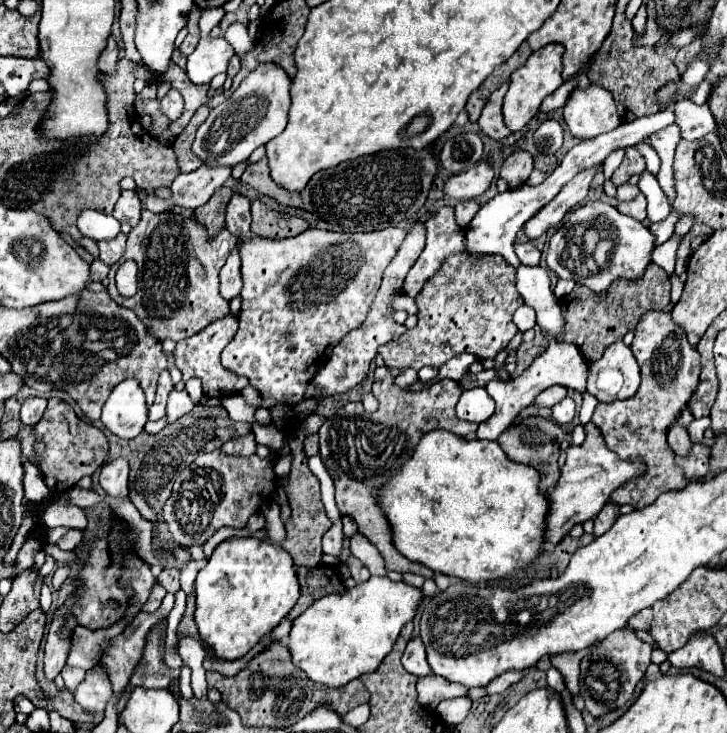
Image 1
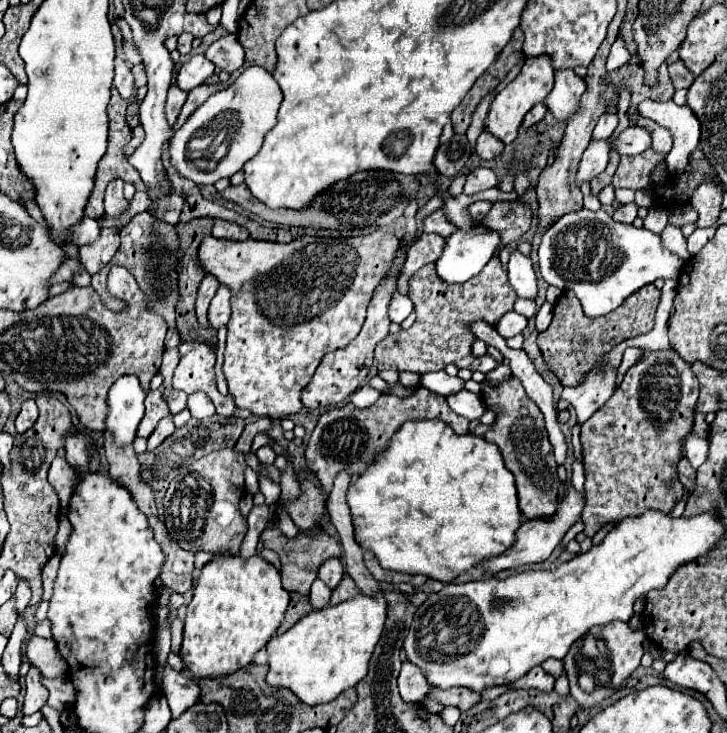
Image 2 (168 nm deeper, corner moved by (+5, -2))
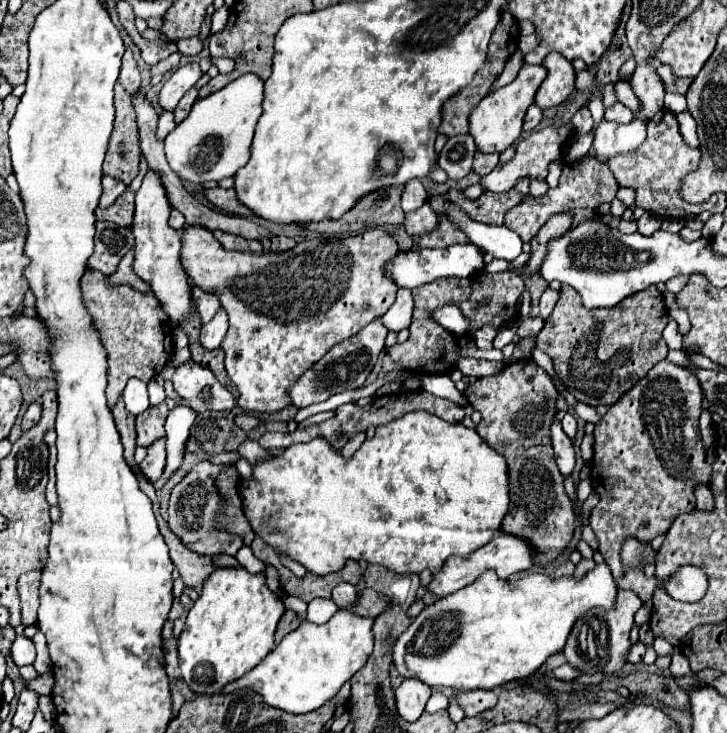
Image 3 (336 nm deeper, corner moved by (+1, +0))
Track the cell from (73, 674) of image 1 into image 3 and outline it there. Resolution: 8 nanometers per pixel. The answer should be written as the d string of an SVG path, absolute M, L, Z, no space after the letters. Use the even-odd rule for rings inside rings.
M17 635L17 639L13 641L13 647L11 647L11 657L13 657L13 661L19 667L33 665L33 661L37 657L35 643L29 637L25 637L25 635Z

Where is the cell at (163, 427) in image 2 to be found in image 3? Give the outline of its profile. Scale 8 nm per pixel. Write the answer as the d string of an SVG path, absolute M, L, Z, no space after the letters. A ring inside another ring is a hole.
M165 437L157 439L149 451L147 451L147 457L143 459L141 463L141 473L149 479L159 479L163 475L163 469L165 469Z

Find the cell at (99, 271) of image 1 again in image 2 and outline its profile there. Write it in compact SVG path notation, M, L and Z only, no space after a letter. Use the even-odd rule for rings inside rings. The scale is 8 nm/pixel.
M67 258L57 272L52 276L50 286L64 281L70 281L75 275L76 271L78 271L81 267L82 263L79 261L79 259Z

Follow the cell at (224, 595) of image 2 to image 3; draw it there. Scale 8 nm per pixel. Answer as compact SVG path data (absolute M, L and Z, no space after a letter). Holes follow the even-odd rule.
M241 565L215 569L207 577L201 597L189 609L185 629L179 637L179 667L181 667L183 681L189 685L189 689L193 689L199 695L213 695L213 693L219 693L223 685L243 677L259 661L263 661L263 657L275 647L273 635L283 613L285 613L285 605L267 587L265 573L249 573Z

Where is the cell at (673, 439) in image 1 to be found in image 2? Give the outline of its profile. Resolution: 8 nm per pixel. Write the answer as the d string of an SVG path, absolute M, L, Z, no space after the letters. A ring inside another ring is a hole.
M685 457L679 461L679 481L683 483L683 487L687 491L693 493L693 487L695 487L695 469L689 465L689 461Z

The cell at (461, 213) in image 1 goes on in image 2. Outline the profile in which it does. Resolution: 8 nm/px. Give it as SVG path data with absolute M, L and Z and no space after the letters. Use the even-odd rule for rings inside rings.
M435 211L423 219L423 233L437 233L447 239L453 231L455 231L455 227L447 221L443 211Z

